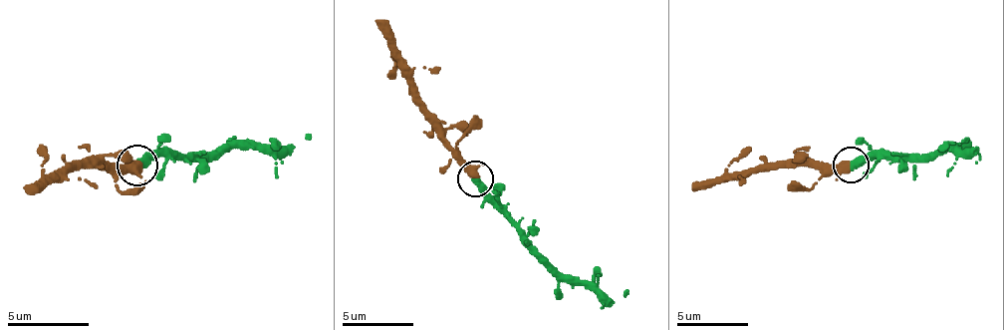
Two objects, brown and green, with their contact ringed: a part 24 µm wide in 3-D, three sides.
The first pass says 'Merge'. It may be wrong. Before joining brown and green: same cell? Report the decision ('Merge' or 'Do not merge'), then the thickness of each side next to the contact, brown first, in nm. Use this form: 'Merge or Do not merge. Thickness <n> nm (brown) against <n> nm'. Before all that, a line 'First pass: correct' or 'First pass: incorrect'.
First pass: correct
Merge. Thickness 550 nm (brown) against 480 nm

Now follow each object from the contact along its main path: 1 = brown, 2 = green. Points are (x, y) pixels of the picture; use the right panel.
1: (850, 165), (767, 165), (706, 180), (692, 191)
2: (850, 165), (878, 156), (935, 156), (946, 148), (975, 148), (961, 141)

